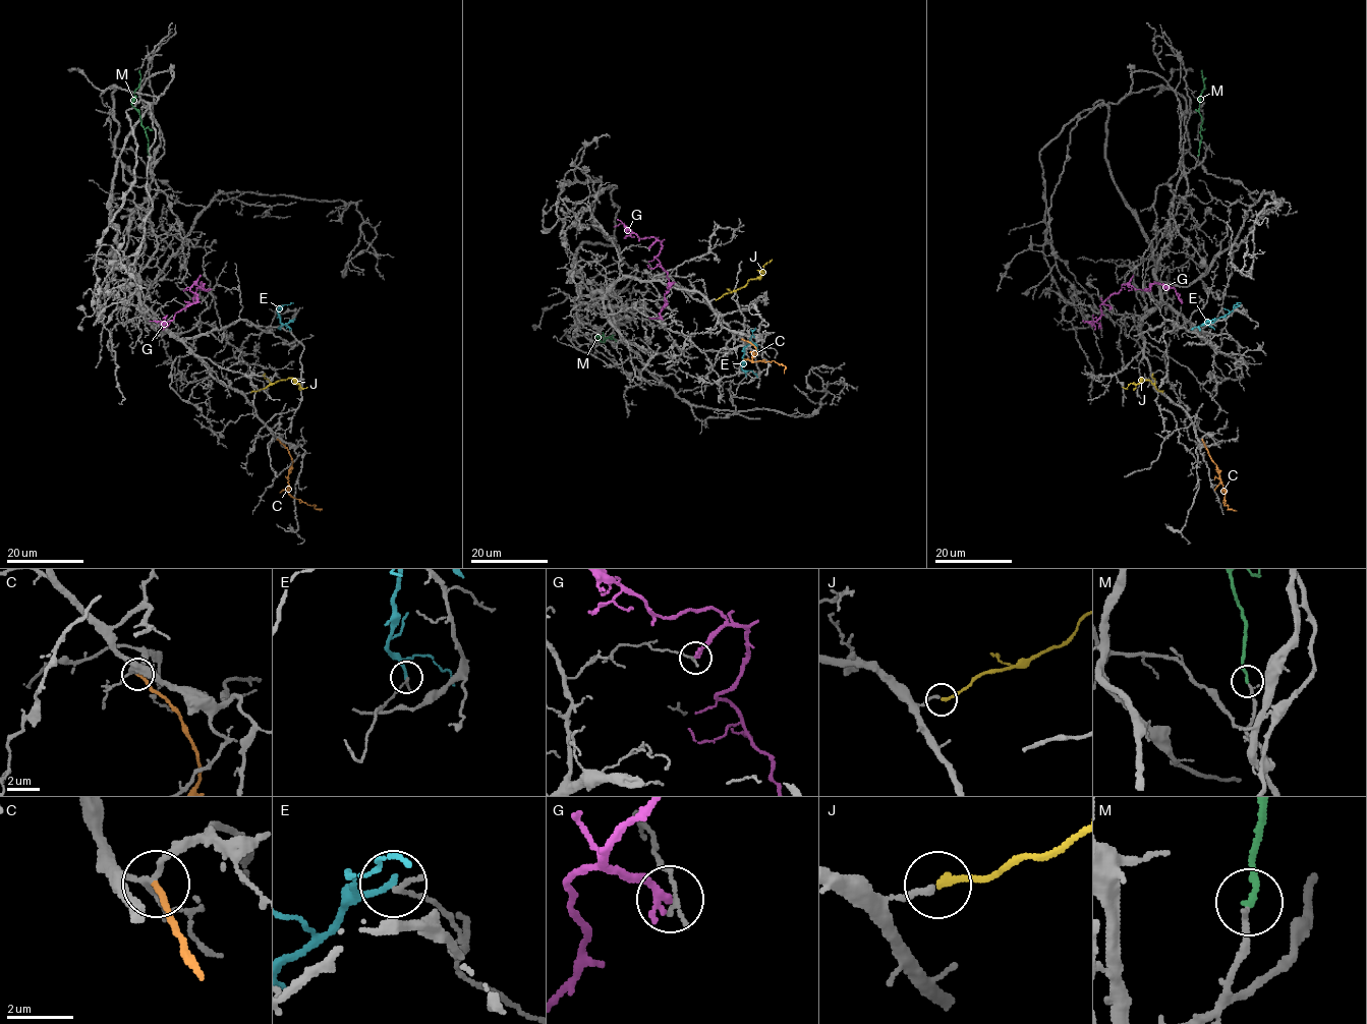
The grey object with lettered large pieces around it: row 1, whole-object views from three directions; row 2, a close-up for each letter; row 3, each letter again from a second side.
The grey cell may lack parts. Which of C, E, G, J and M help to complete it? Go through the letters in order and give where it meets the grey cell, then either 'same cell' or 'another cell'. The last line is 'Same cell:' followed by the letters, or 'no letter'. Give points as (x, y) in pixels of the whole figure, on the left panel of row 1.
C: (277, 439) | another cell
E: (282, 305) | another cell
G: (185, 307) | another cell
J: (251, 392) | same cell
M: (149, 155) | same cell
Same cell: J, M

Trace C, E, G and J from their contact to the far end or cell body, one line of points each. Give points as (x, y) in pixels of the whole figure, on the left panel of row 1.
C: (278, 440), (292, 459), (288, 492), (320, 510)
E: (281, 305), (278, 309), (280, 320), (291, 329)
G: (184, 307), (197, 299), (190, 287), (196, 284), (205, 290), (205, 284), (196, 290), (193, 302), (184, 300)
J: (250, 392), (291, 378), (302, 388), (307, 387)

